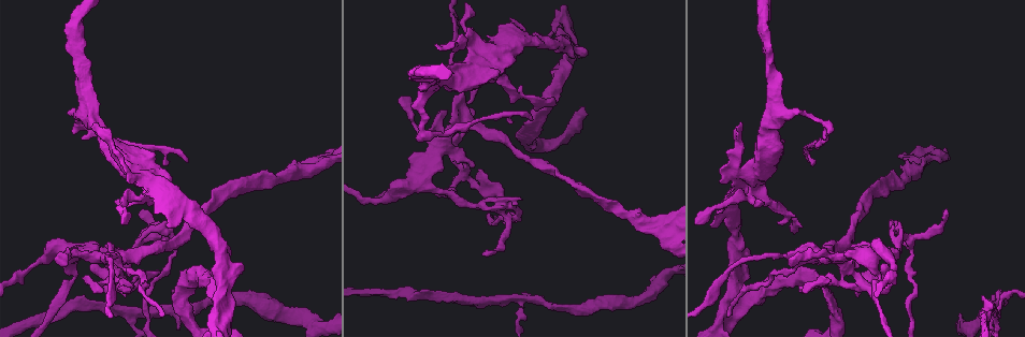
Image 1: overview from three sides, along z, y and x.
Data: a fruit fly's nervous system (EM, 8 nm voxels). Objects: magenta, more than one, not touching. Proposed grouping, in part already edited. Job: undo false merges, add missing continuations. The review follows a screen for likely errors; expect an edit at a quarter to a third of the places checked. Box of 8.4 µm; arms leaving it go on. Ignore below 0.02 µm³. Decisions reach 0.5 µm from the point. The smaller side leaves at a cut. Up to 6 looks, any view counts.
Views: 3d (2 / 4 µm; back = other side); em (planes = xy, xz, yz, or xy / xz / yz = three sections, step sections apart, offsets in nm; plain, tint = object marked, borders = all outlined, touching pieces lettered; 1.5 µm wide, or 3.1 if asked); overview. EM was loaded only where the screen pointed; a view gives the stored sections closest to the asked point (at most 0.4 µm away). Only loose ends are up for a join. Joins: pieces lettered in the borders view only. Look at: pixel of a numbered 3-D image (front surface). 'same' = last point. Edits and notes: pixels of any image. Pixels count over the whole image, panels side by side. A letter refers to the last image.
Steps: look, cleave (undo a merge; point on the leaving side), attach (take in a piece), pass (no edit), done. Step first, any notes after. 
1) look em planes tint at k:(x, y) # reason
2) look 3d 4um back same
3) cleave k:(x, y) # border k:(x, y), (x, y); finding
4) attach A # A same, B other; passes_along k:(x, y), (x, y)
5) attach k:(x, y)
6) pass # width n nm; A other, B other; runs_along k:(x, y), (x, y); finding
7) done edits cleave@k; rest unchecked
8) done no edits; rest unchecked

look em yz step 8 borders at 1:(164, 238) # arms part here

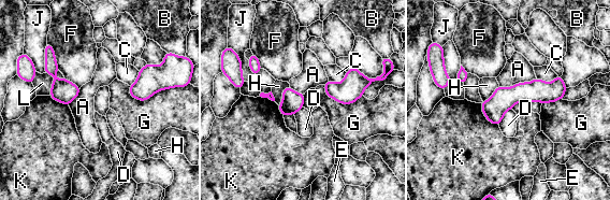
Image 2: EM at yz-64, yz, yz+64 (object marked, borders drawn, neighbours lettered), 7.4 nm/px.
pass # width 150 nm; A other, B other, C other, D other, E other, F other, G other, H other, J other, K other, L other; border 2:(511, 108), (505, 113), (498, 125); one cell here

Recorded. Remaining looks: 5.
look 3d 4um at 1:(465, 172) # branch point

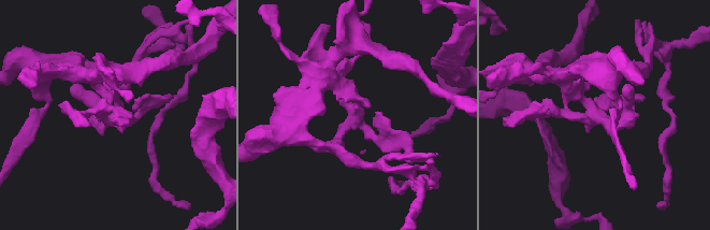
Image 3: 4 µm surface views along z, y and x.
look em xz step 8 tint at 3:(356, 120) # need the tissue

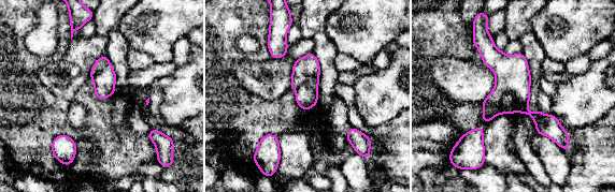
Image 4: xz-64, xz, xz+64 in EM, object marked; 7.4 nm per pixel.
look em planes borders same # another direction

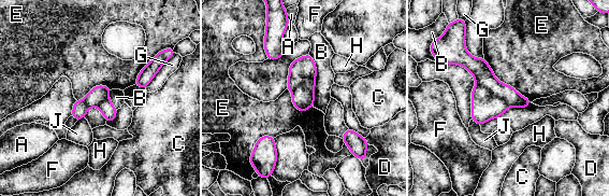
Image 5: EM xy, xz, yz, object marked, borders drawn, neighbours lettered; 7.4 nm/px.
pass # longest_contact E 480 nm; A other, B other, C other, D other, E other, F other, G other, H other, J other; continuous, no second cell

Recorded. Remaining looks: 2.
look 3d 2um at 1:(123, 169) # an open end

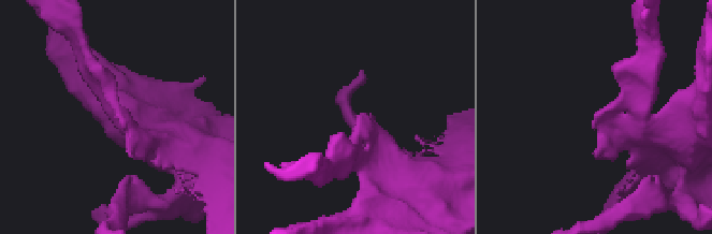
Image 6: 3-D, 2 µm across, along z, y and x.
look em xy step 4 borders at 6:(122, 122)

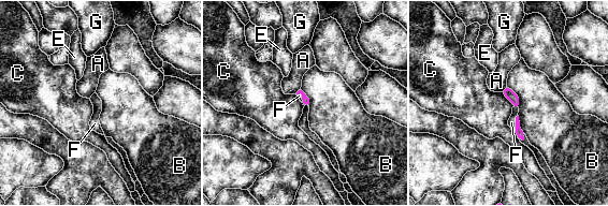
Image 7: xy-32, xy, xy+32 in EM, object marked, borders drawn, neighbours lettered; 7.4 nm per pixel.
attach F # longest_contact B 190 nm; A other, B other, C other, E other, F same, G other; it goes on there

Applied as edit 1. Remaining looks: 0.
done edits attach@7; rest unchecked

